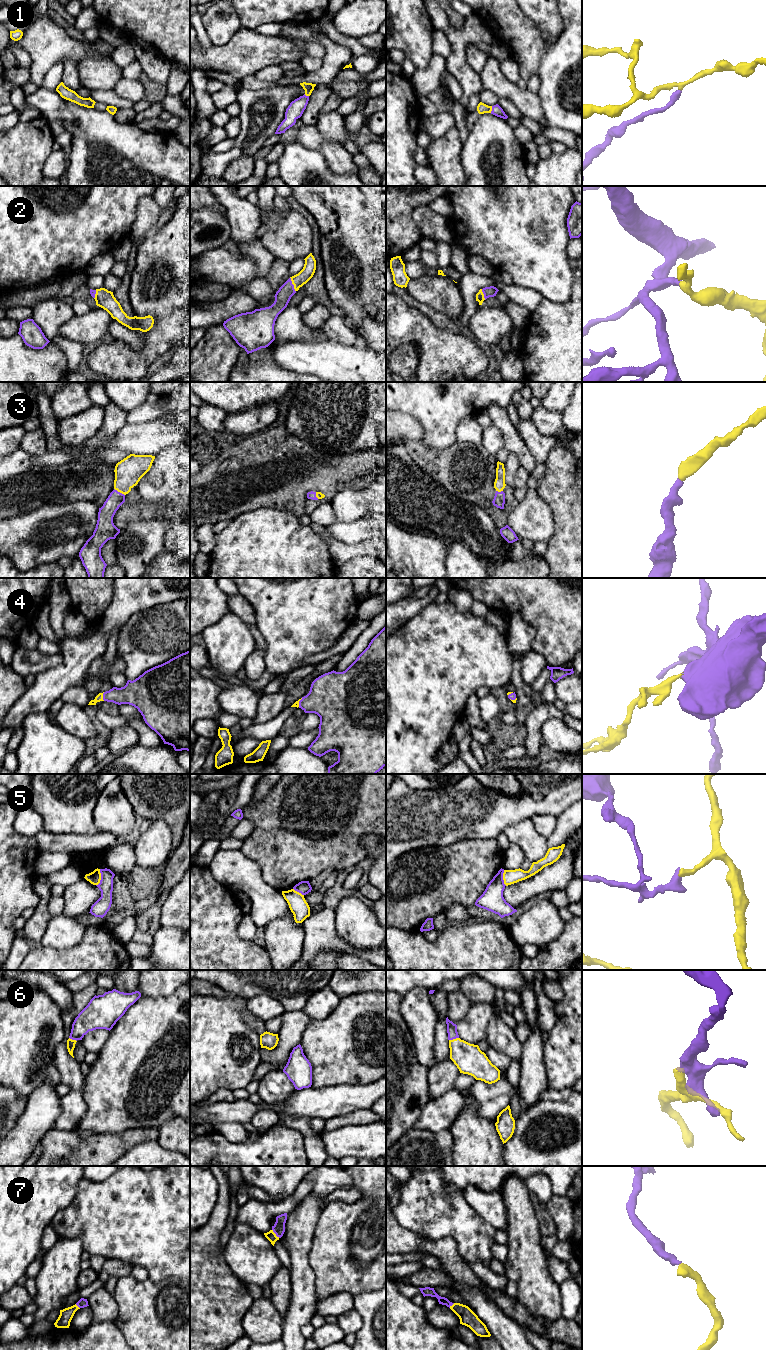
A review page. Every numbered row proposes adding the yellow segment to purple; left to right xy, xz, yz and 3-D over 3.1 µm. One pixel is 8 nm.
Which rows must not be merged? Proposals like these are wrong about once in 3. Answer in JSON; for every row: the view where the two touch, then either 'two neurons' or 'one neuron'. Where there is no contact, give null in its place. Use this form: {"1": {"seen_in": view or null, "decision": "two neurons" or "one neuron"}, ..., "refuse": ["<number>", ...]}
{"1": {"seen_in": "yz", "decision": "one neuron"}, "2": {"seen_in": "xz", "decision": "one neuron"}, "3": {"seen_in": "xy", "decision": "one neuron"}, "4": {"seen_in": "xy", "decision": "one neuron"}, "5": {"seen_in": "xy", "decision": "two neurons"}, "6": {"seen_in": "yz", "decision": "one neuron"}, "7": {"seen_in": "xz", "decision": "one neuron"}, "refuse": ["5"]}

